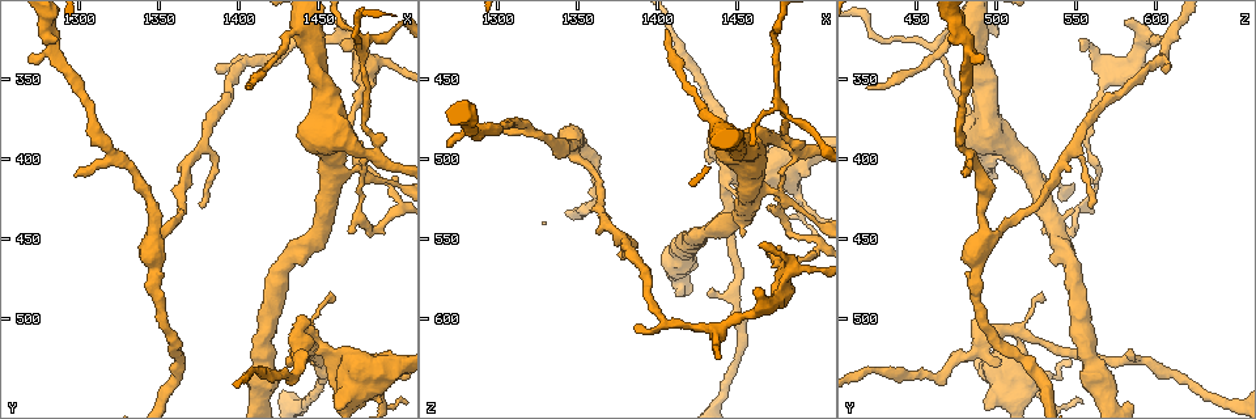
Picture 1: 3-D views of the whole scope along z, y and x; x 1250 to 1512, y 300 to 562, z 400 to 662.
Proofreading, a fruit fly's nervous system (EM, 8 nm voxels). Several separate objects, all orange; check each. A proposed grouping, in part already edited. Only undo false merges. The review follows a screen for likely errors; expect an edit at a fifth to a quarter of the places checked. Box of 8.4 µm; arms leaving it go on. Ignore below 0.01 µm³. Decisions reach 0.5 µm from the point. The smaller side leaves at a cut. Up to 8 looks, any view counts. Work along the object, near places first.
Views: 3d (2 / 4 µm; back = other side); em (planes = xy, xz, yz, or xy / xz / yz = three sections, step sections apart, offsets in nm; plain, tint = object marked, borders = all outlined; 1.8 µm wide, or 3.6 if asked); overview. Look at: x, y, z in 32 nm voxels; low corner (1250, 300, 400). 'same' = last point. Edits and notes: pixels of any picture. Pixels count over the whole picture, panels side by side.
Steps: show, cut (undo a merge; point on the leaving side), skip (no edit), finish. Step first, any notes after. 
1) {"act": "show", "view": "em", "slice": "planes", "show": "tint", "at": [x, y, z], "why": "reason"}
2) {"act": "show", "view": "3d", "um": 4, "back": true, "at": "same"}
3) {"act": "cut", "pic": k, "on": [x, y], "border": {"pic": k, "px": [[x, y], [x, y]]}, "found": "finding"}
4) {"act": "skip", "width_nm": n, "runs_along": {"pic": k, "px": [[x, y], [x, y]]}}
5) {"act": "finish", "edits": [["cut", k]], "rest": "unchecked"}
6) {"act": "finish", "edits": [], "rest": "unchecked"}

{"act": "show", "view": "3d", "um": 2, "back": true, "at": [1482, 444, 544], "why": "abrupt turn"}

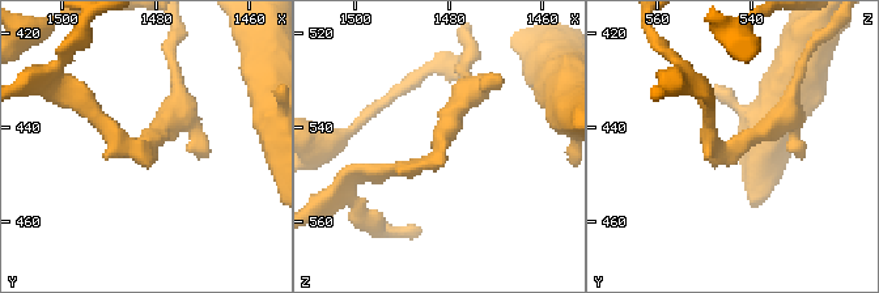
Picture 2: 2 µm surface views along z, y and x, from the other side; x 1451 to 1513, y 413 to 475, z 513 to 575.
{"act": "show", "view": "em", "slice": "planes", "show": "tint", "at": [1481, 444, 544], "why": "shape alone is not enough"}

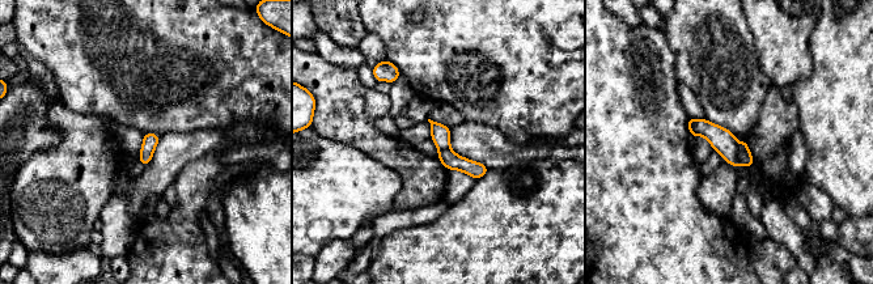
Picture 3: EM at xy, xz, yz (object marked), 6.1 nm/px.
{"act": "skip", "width_nm": 90, "runs_along": {"pic": 3, "px": [[691, 122], [715, 134], [749, 162]]}, "found": "continuous, no second cell"}

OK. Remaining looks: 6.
{"act": "show", "view": "3d", "um": 2, "at": [1488, 390, 492], "why": "sharp bend"}

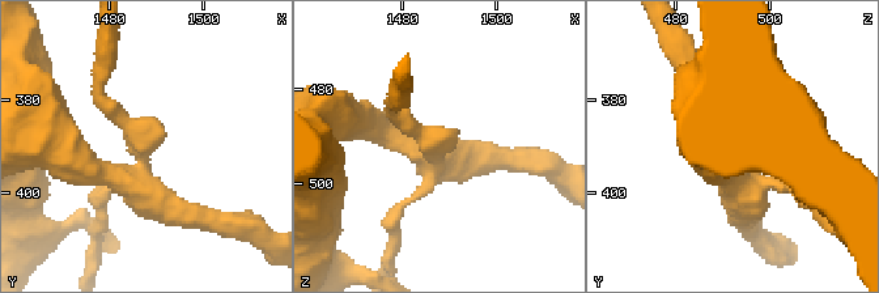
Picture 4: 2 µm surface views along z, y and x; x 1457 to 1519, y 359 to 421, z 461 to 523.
{"act": "show", "view": "em", "slice": "planes", "show": "plain", "at": [1486, 389, 492]}

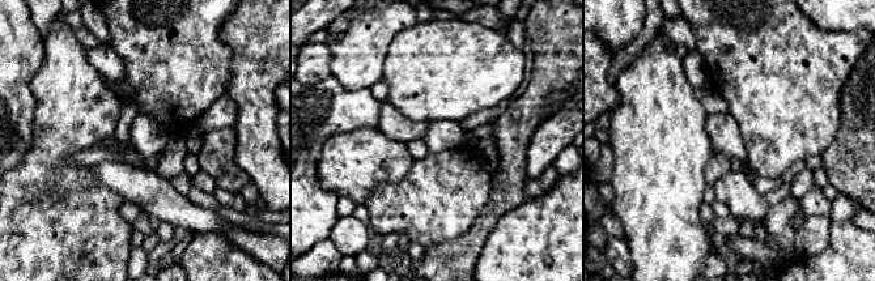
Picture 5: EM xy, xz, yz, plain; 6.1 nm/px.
{"act": "show", "view": "em", "slice": "planes", "show": "tint", "at": "same", "why": "where the object lies"}

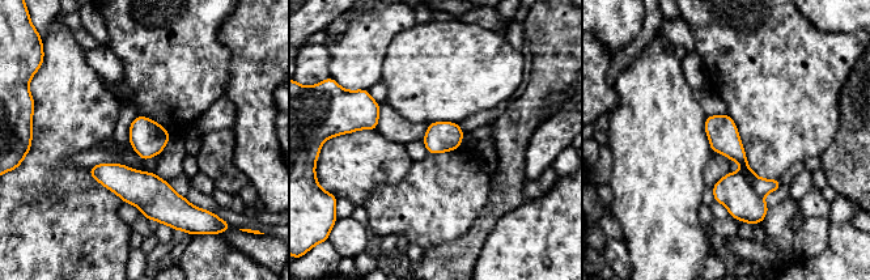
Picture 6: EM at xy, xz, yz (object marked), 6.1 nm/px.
{"act": "cut", "pic": 6, "on": [731, 148], "arms": 3, "border": {"pic": 6, "px": [[741, 170], [748, 185], [762, 198]]}, "found": "a second cell is stuck on"}

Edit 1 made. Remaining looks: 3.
{"act": "finish", "edits": [["cut", 6]], "rest": "unchecked"}

